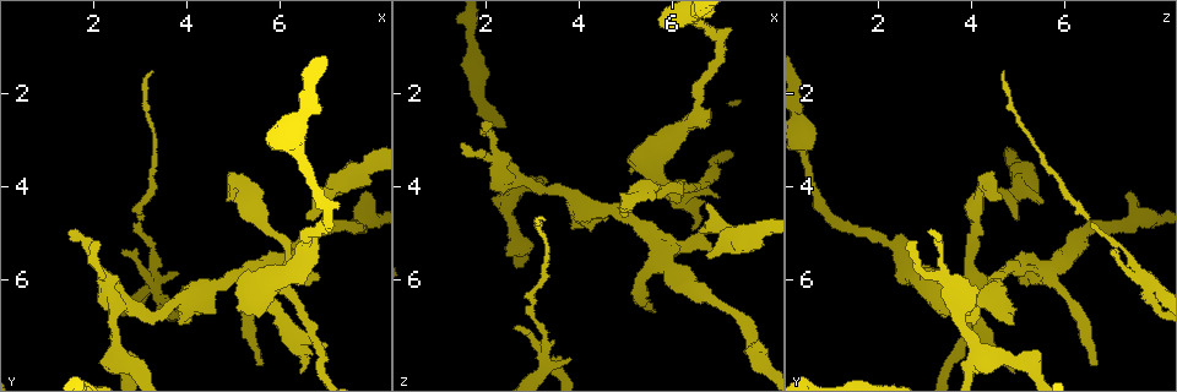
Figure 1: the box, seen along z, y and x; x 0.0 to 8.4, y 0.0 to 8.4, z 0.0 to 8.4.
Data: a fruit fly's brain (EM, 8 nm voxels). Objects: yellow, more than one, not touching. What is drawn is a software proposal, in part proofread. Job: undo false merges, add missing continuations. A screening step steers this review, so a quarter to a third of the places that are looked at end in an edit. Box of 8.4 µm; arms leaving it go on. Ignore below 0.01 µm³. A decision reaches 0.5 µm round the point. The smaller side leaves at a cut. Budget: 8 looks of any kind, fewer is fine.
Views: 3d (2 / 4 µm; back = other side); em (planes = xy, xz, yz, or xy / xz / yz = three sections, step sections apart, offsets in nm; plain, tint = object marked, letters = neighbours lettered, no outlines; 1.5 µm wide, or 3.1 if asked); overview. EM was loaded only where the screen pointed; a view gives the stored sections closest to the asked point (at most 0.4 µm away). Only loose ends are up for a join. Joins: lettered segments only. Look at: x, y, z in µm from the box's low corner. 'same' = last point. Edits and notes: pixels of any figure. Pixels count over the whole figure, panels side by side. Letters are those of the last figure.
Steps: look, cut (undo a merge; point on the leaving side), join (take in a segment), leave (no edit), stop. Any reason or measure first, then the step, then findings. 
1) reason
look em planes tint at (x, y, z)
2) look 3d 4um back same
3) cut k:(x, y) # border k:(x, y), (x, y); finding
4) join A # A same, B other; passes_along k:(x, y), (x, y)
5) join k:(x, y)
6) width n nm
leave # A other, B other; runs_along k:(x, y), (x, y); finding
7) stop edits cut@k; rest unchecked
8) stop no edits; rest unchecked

branch stops here
look em planes letters at (4.90, 3.60, 4.50)

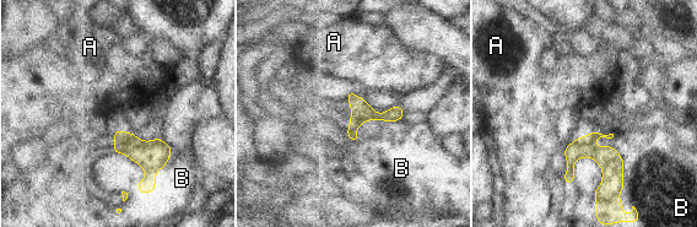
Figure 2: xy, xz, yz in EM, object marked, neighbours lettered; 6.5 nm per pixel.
longest_contact B 400 nm
leave # A other, B other; border 2:(345, 93), (351, 140), (400, 119); no lettered segment goes on from it

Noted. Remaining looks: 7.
branch point
look 3d 2um at (2.55, 6.50, 3.80)

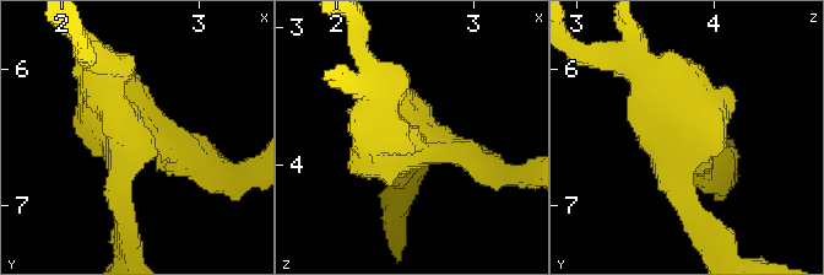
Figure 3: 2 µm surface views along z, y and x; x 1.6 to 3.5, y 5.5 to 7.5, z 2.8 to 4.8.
look em xz step 4 tint at (2.62, 6.48, 3.82)

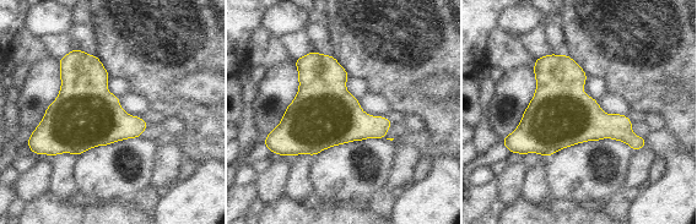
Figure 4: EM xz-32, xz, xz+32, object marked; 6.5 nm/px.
look em planes letters same

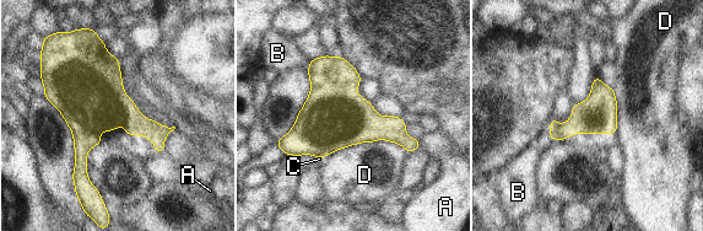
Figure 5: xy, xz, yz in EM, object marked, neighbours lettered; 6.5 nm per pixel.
width 240 nm; longest_contact D 550 nm
leave # A other, B other, C other, D other; one neuron here

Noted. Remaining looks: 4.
calibre changes
look 3d 2um back at (3.20, 6.10, 7.95)

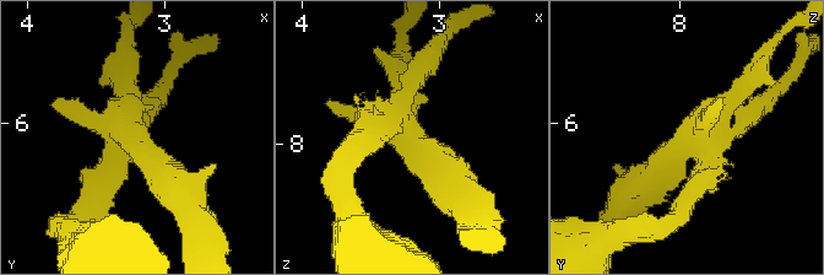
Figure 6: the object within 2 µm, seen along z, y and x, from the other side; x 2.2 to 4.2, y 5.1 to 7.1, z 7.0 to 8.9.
look em planes tint at (3.24, 6.12, 7.94)

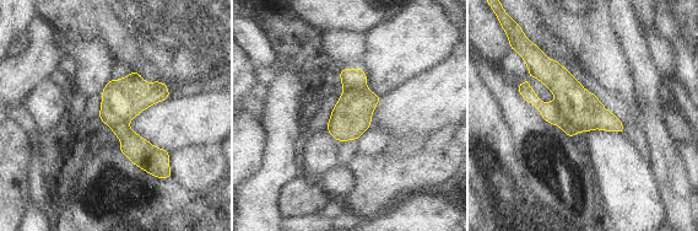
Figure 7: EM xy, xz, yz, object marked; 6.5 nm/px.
see the neighbours
look em planes letters same

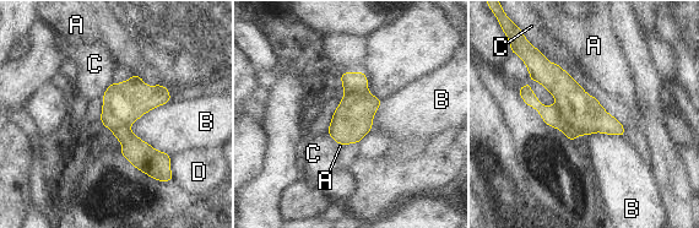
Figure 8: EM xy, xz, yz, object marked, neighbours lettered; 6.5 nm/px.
cut 8:(552, 117) # A other, B other, C other, D other; border 8:(556, 107), (563, 119), (584, 134); a second neuron is stuck on

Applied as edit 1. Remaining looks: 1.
stop edits cut@8; rest unchecked

